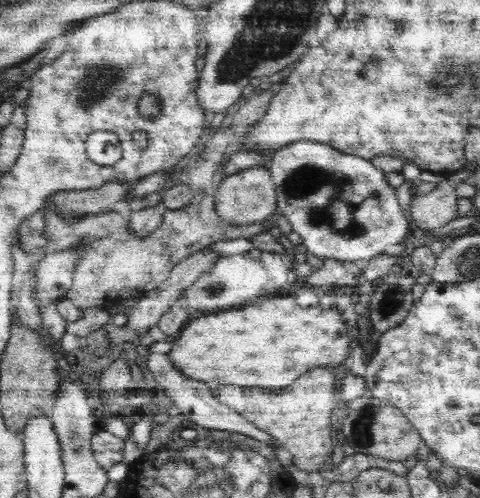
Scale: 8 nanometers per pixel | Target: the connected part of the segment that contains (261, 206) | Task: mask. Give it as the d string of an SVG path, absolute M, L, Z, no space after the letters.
M267 165L252 166L230 173L218 185L215 192L215 210L223 222L230 225L254 224L270 219L278 212L277 194Z

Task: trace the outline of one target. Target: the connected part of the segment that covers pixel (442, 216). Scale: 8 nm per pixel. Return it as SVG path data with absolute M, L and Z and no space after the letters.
M446 179L439 182L433 191L414 196L409 211L420 229L431 231L458 218L457 202L455 185Z

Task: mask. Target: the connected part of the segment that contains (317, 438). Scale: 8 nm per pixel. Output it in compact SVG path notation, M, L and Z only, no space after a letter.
M314 368L300 376L296 384L276 392L264 388L220 386L214 395L218 401L228 405L230 409L236 408L236 411L244 414L246 420L254 422L256 427L276 438L280 446L290 451L298 469L312 472L327 468L335 446L331 441L330 416L337 403L336 378L330 368Z

